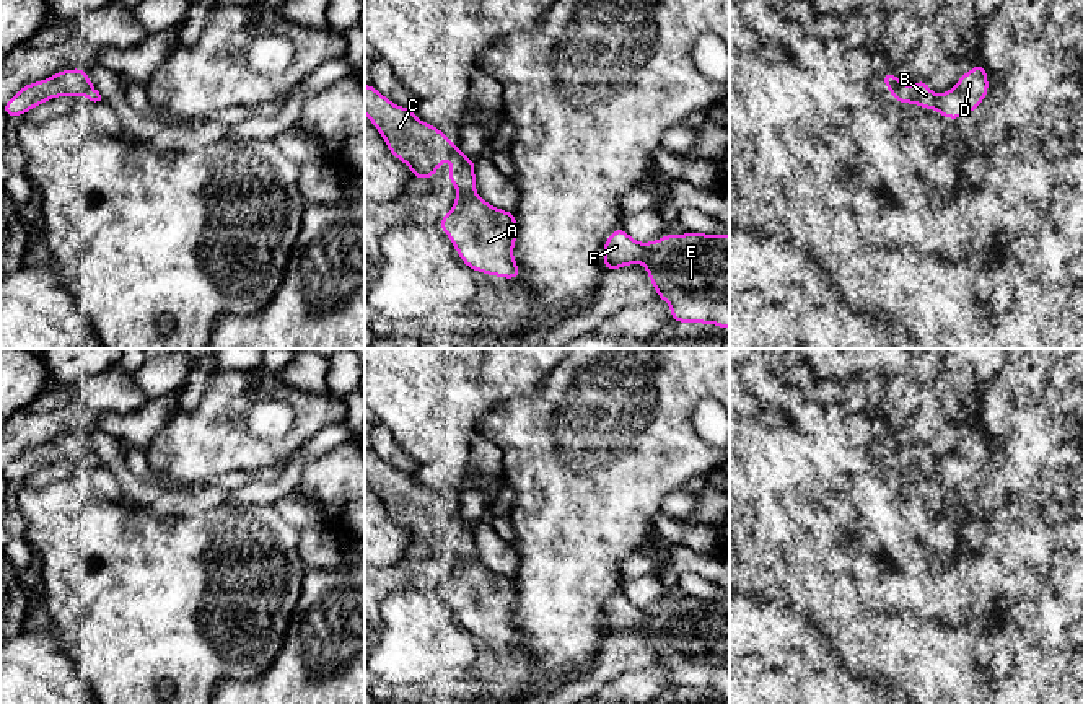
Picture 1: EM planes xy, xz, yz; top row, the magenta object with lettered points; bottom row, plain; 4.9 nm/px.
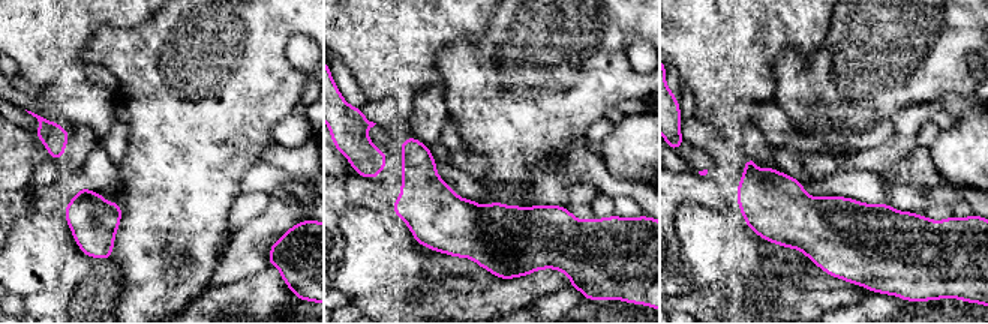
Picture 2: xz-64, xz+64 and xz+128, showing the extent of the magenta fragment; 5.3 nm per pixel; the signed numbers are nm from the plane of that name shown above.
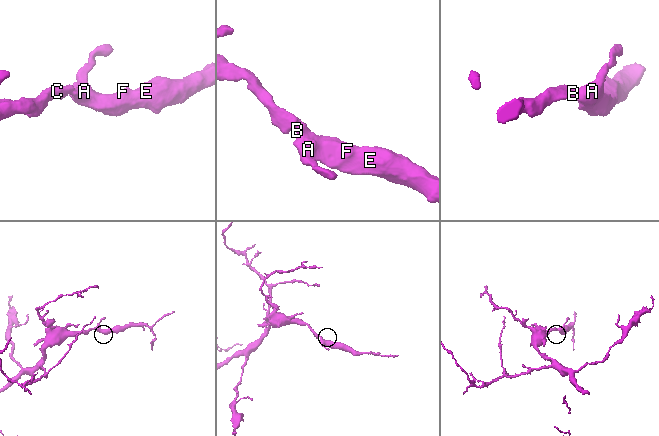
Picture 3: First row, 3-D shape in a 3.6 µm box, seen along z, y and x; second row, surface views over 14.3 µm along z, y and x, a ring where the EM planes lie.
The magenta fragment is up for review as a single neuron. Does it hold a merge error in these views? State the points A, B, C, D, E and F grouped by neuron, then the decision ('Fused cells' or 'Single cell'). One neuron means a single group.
Groups: A B C D E F. Single cell

